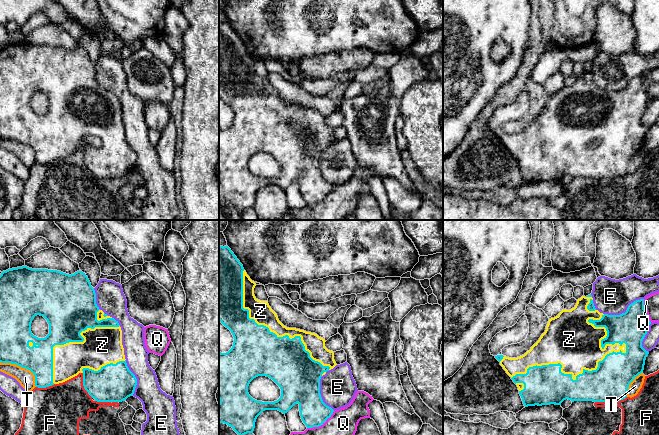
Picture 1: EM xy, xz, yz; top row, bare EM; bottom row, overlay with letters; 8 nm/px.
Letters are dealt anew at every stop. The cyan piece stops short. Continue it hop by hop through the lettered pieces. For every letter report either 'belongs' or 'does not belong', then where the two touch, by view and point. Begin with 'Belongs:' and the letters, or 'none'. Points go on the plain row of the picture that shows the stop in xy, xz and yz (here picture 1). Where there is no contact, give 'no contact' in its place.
Belongs: Z
E: does not belong; contact yz (625, 88)
F: does not belong; contact yz (610, 177)
Q: does not belong; contact xz (321, 200)
T: does not belong; contact xy (23, 143)
Z: belongs; contact yz (571, 151)

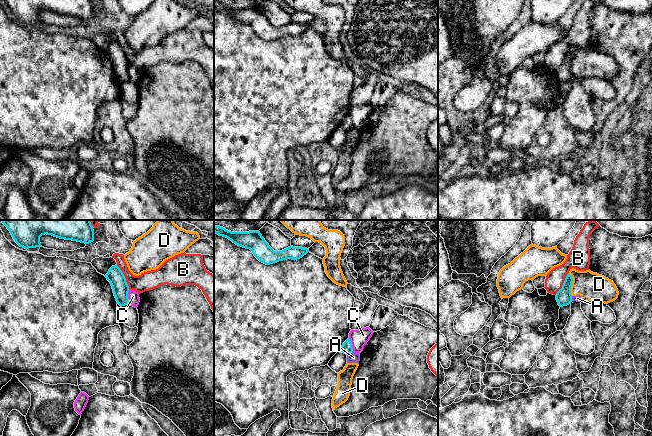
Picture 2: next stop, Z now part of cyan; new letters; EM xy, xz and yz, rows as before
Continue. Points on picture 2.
Belongs: none
A: does not belong; contact xz (349, 129)
B: does not belong; contact xy (124, 53)
C: does not belong; contact xy (127, 72)
D: does not belong; contact yz (571, 60)

